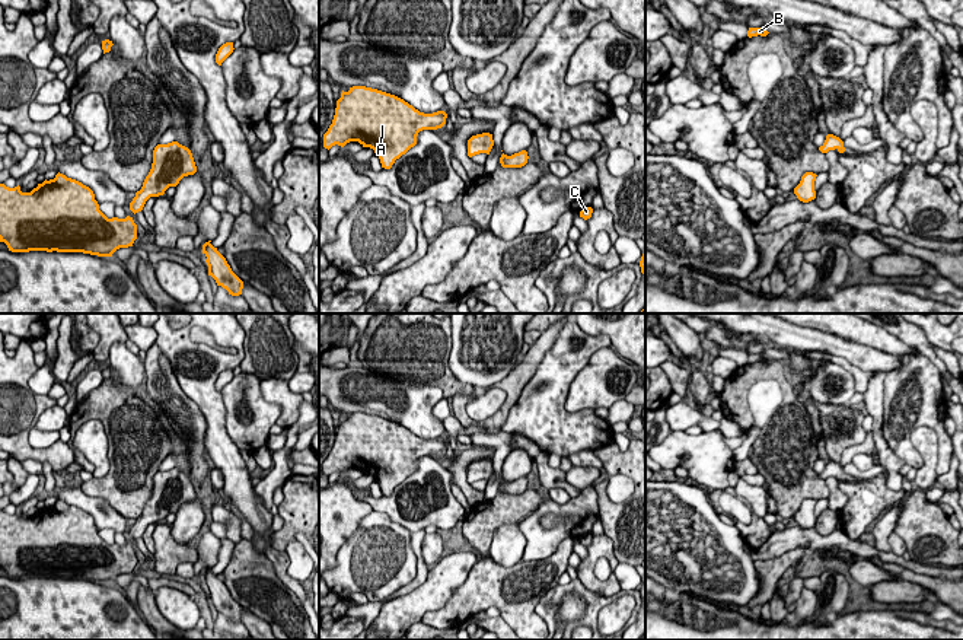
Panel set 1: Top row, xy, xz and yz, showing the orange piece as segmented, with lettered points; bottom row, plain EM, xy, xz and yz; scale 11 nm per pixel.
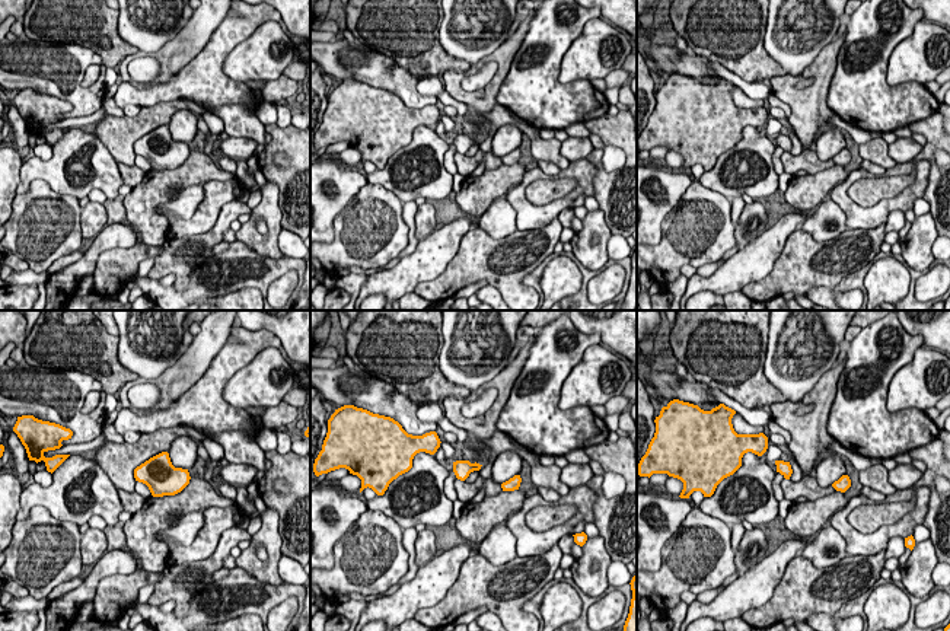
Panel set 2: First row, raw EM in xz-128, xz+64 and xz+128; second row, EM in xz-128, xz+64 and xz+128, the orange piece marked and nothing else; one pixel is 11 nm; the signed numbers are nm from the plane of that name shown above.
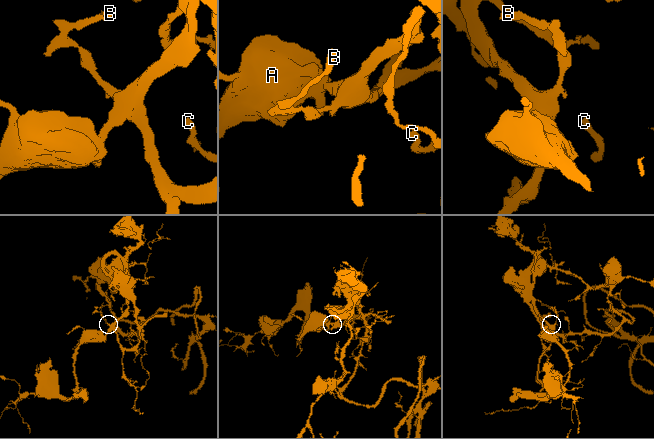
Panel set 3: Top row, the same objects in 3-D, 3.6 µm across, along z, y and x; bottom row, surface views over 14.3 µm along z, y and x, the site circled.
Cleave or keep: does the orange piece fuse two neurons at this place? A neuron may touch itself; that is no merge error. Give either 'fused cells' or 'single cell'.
single cell

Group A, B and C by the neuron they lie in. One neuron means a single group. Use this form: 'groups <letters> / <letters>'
groups A B C

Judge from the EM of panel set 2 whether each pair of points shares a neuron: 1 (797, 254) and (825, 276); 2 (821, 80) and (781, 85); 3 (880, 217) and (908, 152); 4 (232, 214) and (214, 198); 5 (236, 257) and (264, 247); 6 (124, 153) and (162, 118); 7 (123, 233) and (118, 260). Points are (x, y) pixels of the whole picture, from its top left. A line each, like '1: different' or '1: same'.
1: same
2: same
3: different
4: different
5: different
6: same
7: different

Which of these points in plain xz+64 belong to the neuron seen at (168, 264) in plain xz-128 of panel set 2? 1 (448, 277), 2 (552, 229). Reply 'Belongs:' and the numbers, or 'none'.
Belongs: 1, 2

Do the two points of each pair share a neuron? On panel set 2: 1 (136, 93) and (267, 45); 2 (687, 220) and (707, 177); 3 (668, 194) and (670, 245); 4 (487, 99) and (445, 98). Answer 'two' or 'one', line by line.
1: two
2: two
3: two
4: two

